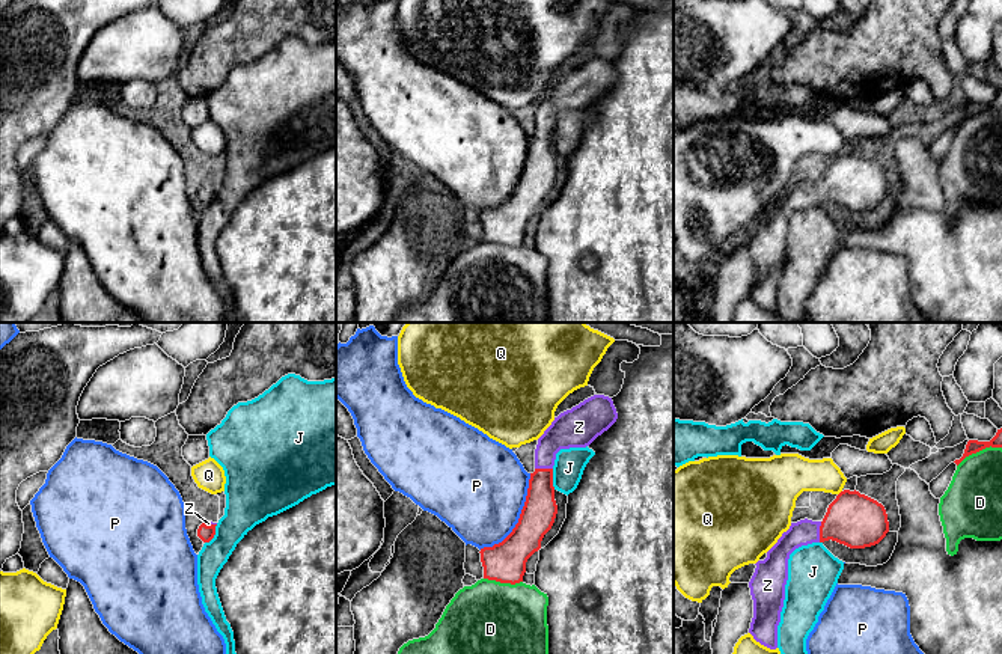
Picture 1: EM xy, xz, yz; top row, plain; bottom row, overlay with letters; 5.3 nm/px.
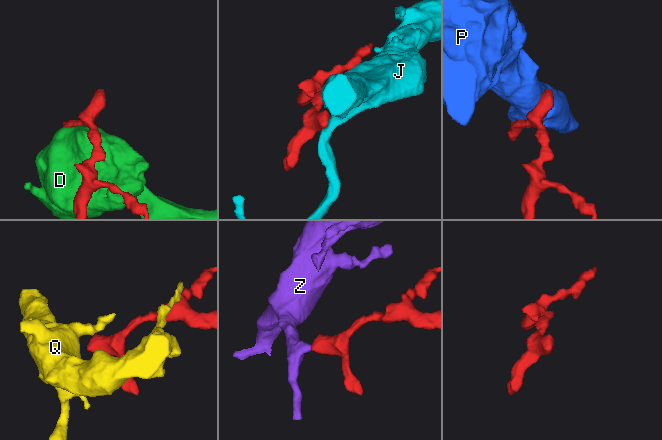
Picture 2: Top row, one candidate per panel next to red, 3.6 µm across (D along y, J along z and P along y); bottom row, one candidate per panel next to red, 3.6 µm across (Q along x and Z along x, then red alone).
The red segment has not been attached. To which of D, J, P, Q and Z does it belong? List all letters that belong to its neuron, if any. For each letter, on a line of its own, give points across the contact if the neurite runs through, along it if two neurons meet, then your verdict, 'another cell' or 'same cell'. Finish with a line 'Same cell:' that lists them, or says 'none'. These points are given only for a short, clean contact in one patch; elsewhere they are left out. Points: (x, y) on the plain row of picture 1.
D: another cell
J: along xy (217, 187), (216, 196), (205, 205) | another cell
P: another cell
Q: another cell
Z: same cell
Same cell: Z

